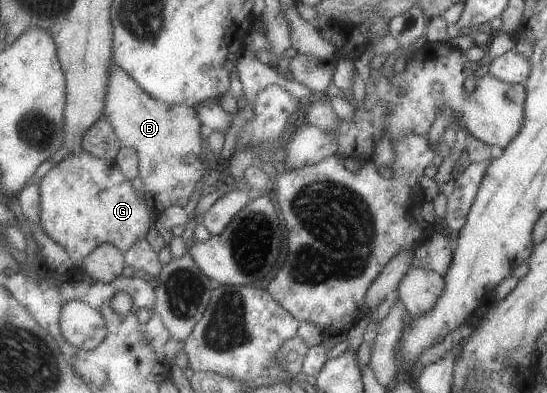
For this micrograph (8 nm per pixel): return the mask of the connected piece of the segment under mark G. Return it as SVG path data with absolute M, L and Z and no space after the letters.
M88 150L68 156L55 165L40 182L44 231L69 252L77 265L82 265L85 258L106 243L114 243L124 253L128 253L136 243L147 239L156 223L146 199L136 191L136 185L124 175L116 160L96 157Z

